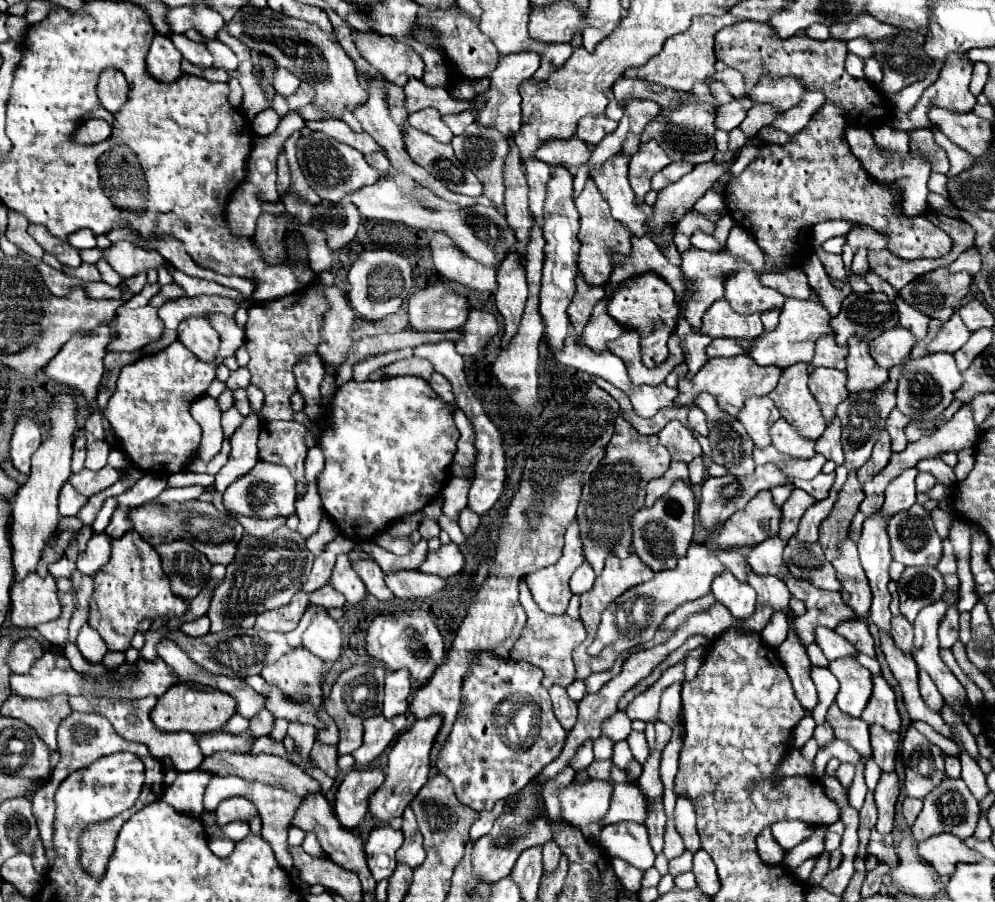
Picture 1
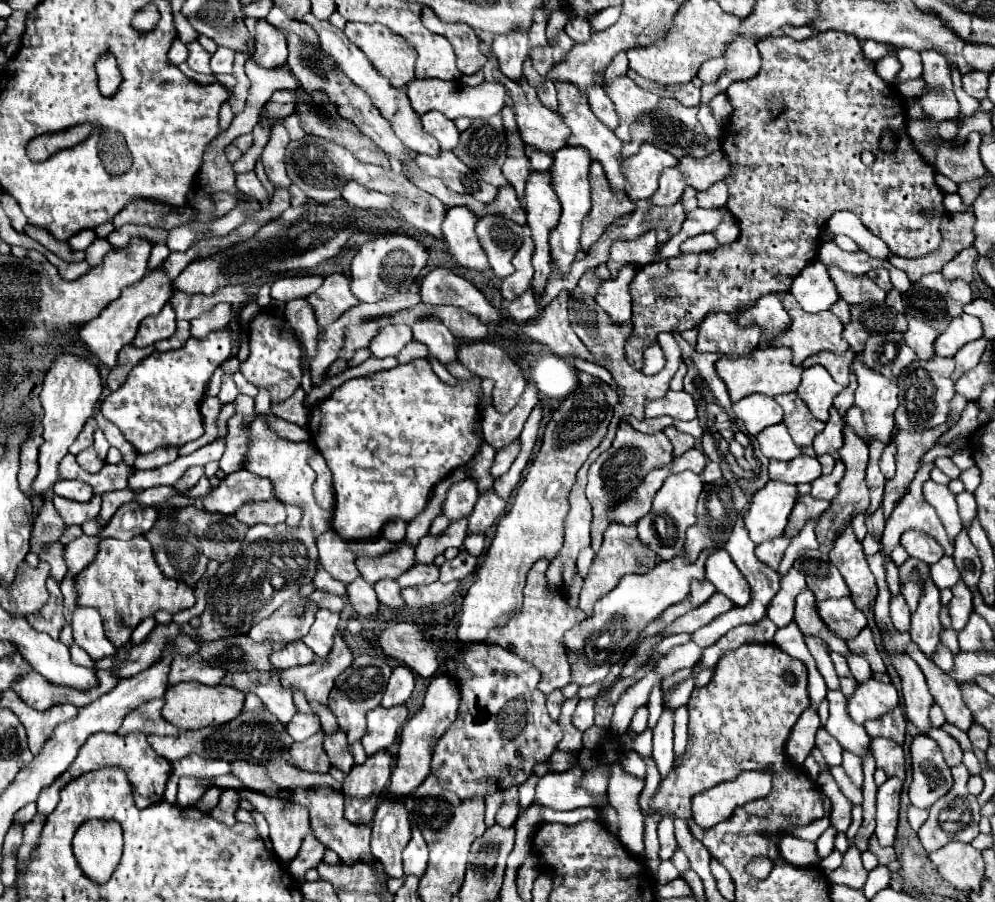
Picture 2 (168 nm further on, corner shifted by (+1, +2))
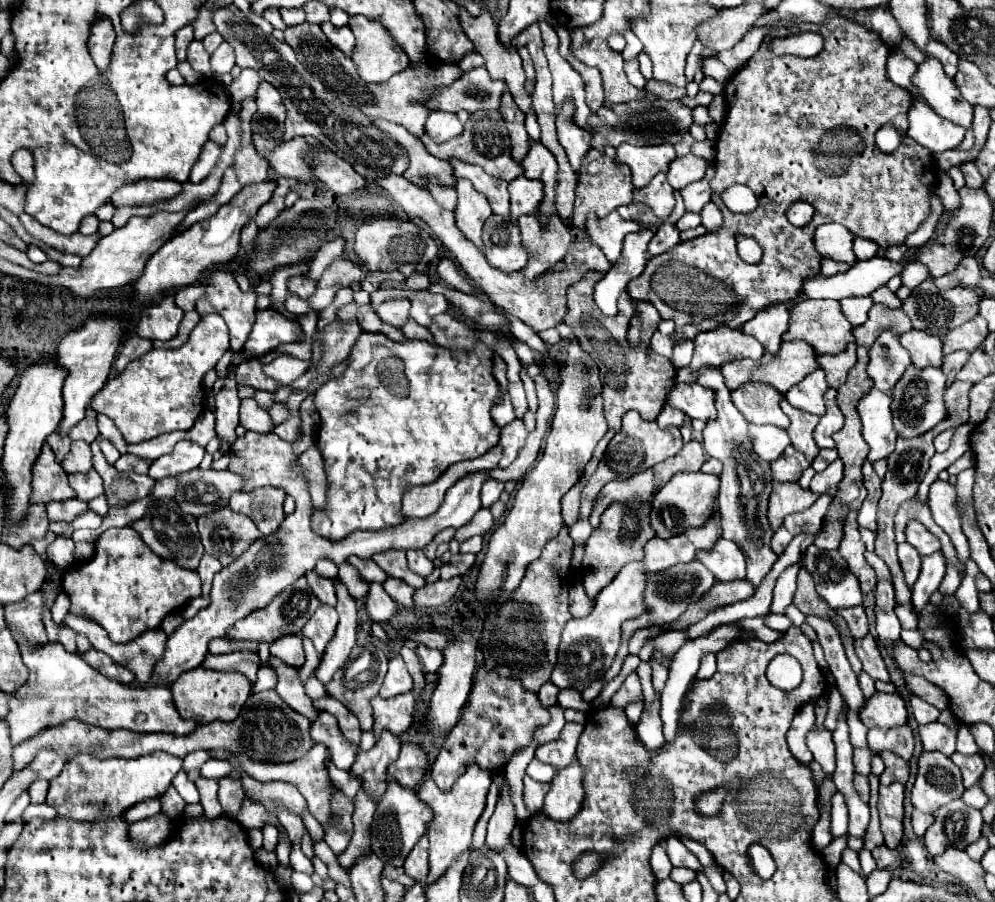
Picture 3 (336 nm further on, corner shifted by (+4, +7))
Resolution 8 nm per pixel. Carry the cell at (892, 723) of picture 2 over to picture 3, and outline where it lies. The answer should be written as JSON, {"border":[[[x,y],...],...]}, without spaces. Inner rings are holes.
{"border":[[[907,724],[897,726],[897,728],[871,728],[867,734],[867,742],[873,754],[881,750],[889,750],[905,760],[911,758],[913,754],[913,732]]]}

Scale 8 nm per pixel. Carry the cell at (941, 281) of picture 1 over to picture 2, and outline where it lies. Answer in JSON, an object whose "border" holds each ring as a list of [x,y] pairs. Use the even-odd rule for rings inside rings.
{"border":[[[930,273],[924,275],[920,281],[912,283],[912,289],[902,293],[902,301],[906,315],[916,315],[916,319],[932,325],[938,333],[942,333],[948,327],[948,321],[952,321],[952,317],[962,315],[962,307],[968,305],[968,301],[972,301],[972,289],[960,279],[944,281],[940,273]]]}

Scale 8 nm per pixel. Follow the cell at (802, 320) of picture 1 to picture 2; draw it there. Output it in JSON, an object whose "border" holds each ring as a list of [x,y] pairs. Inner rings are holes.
{"border":[[[784,293],[782,299],[786,311],[792,317],[792,325],[790,329],[774,341],[774,345],[782,345],[782,347],[790,347],[794,351],[794,365],[800,365],[806,357],[816,355],[820,351],[832,351],[832,353],[844,353],[848,349],[848,343],[842,339],[842,331],[844,331],[844,323],[832,315],[830,311],[820,311],[820,313],[806,313],[804,309],[800,309],[798,301],[792,297],[792,293]]]}

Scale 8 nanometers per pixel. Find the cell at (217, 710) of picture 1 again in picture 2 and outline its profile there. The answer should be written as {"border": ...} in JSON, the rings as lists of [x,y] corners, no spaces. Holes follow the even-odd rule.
{"border":[[[198,681],[168,687],[164,699],[166,699],[166,705],[162,709],[162,717],[168,723],[172,723],[184,731],[196,729],[198,725],[202,725],[202,729],[224,725],[224,723],[232,721],[234,717],[238,717],[242,711],[242,705],[244,705],[244,693],[242,691],[228,687],[228,685],[214,685],[214,687],[200,685]]]}

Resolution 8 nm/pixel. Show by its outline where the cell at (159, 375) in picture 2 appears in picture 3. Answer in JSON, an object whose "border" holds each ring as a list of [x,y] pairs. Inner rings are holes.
{"border":[[[217,314],[203,316],[189,340],[175,350],[149,350],[123,374],[111,378],[91,400],[91,408],[109,416],[127,444],[139,444],[173,430],[189,430],[205,408],[203,376],[215,368],[229,348],[227,324]]]}

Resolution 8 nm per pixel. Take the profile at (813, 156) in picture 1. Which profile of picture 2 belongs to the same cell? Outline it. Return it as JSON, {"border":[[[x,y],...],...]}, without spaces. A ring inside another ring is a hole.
{"border":[[[824,31],[824,33],[816,33],[806,41],[794,41],[790,37],[766,37],[762,41],[758,41],[758,51],[762,57],[762,67],[758,71],[756,77],[748,79],[748,81],[738,81],[732,83],[726,91],[734,113],[730,117],[730,121],[724,127],[722,133],[722,151],[726,153],[728,161],[730,161],[730,175],[724,179],[726,187],[728,187],[728,211],[738,221],[740,225],[740,237],[732,243],[732,245],[720,245],[714,251],[706,251],[706,253],[688,253],[688,255],[678,255],[678,257],[670,257],[670,259],[662,259],[662,261],[654,261],[648,263],[644,267],[638,269],[634,281],[630,283],[630,293],[632,296],[632,318],[631,322],[634,325],[628,341],[626,341],[626,359],[632,367],[642,369],[644,365],[644,351],[656,343],[658,333],[662,331],[685,331],[694,329],[700,325],[700,321],[706,317],[706,313],[716,313],[716,311],[724,311],[724,313],[736,313],[736,309],[742,309],[744,305],[752,305],[752,301],[756,301],[756,297],[762,297],[764,293],[784,293],[790,291],[790,285],[796,277],[796,273],[800,273],[800,269],[804,269],[804,265],[808,265],[808,261],[816,259],[818,247],[816,247],[816,235],[818,235],[818,243],[820,243],[820,233],[824,229],[824,225],[828,223],[828,219],[836,213],[836,211],[852,211],[860,217],[860,221],[864,223],[864,227],[874,233],[876,237],[880,237],[894,255],[898,257],[922,257],[926,253],[932,253],[934,249],[938,249],[940,241],[942,241],[942,233],[940,233],[940,219],[944,215],[944,205],[942,205],[942,193],[934,181],[936,169],[932,165],[928,165],[920,153],[916,151],[912,139],[906,133],[906,101],[904,97],[898,95],[898,91],[884,83],[876,69],[874,69],[874,61],[864,57],[862,45],[860,41],[856,41],[856,37],[840,33],[840,31]],[[884,127],[892,127],[896,129],[900,135],[898,139],[898,149],[896,153],[880,153],[880,133]],[[862,151],[872,151],[876,155],[876,163],[872,167],[862,165],[860,155]]]}

